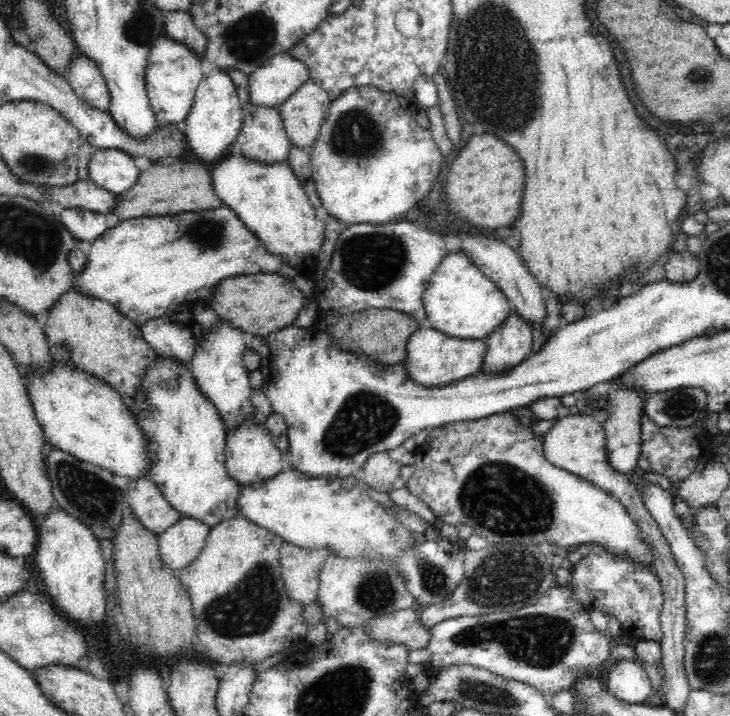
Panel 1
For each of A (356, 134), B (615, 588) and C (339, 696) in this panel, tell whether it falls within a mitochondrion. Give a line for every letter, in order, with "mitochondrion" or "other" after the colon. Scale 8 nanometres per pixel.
A: mitochondrion
B: other
C: mitochondrion

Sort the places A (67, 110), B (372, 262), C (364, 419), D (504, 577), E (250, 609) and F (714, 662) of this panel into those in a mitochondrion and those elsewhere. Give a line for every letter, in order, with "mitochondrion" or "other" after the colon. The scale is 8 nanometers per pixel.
A: other
B: mitochondrion
C: mitochondrion
D: mitochondrion
E: mitochondrion
F: mitochondrion

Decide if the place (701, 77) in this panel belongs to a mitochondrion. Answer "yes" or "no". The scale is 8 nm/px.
no

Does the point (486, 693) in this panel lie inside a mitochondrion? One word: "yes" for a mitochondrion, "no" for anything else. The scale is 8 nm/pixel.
yes

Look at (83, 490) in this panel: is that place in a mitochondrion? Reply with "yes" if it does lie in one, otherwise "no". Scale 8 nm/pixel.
yes

